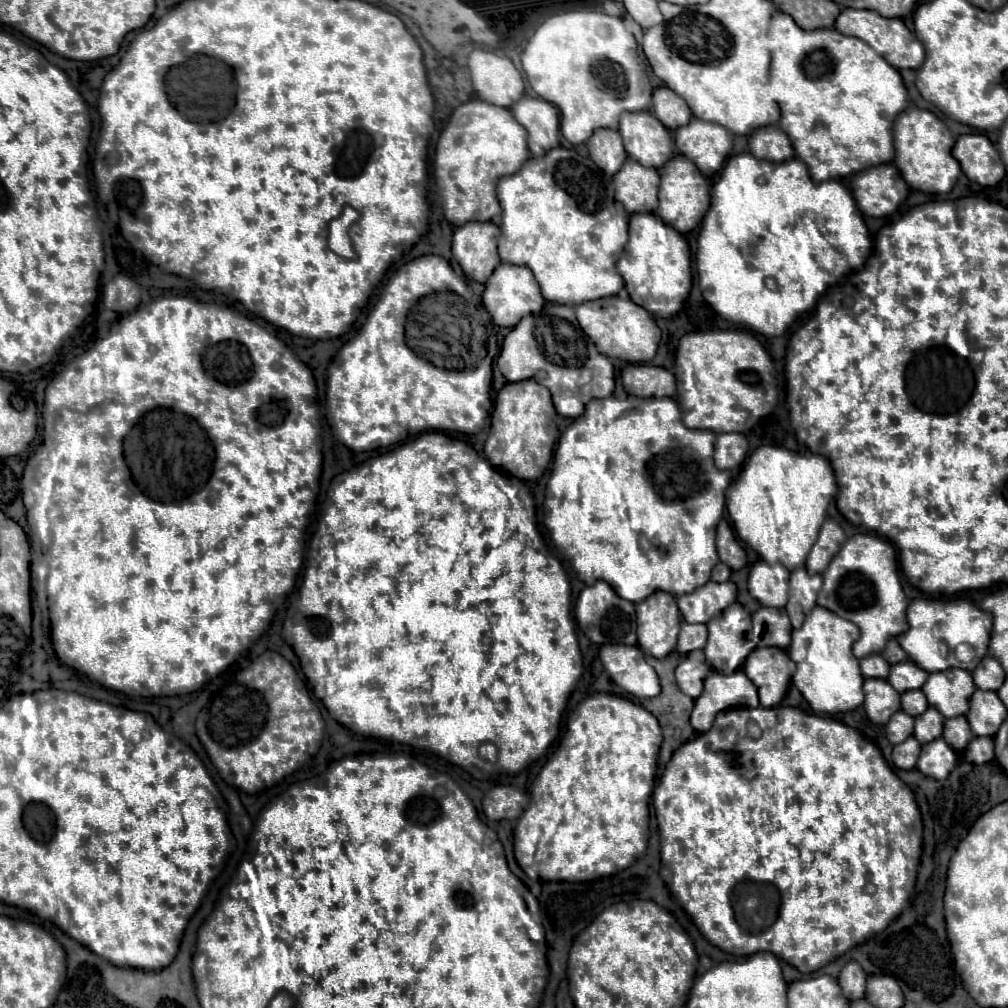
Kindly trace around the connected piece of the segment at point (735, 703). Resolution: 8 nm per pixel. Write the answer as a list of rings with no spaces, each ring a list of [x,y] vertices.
[[[737,670],[731,676],[721,672],[711,672],[705,680],[703,694],[695,700],[695,708],[691,714],[691,726],[697,732],[707,732],[717,716],[717,712],[727,708],[741,708],[741,706],[759,706],[757,686],[749,682],[745,672]]]

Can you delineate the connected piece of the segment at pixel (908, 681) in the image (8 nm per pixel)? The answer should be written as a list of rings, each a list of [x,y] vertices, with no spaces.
[[[907,660],[907,662],[899,662],[899,664],[891,666],[891,674],[889,674],[887,682],[899,694],[903,694],[905,690],[919,690],[925,684],[927,676],[929,676],[929,672],[921,670],[915,662]]]

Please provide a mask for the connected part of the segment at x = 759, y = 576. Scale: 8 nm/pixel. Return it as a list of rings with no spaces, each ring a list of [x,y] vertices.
[[[757,562],[751,572],[749,572],[749,594],[759,600],[763,606],[773,606],[773,608],[785,608],[787,604],[787,598],[789,598],[789,570],[781,564],[767,564],[767,562]]]

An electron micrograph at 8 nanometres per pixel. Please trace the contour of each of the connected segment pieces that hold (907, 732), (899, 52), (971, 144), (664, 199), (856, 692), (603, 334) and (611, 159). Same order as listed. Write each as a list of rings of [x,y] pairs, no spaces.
[[[899,710],[897,714],[893,714],[893,718],[887,722],[885,732],[887,732],[887,740],[891,744],[901,744],[905,738],[909,738],[913,734],[913,716],[905,714],[903,710]]]
[[[845,8],[837,20],[835,20],[835,28],[845,34],[845,36],[855,36],[865,40],[871,48],[875,48],[891,66],[895,68],[913,68],[917,70],[921,66],[921,62],[925,60],[925,48],[921,46],[921,42],[917,40],[917,36],[913,36],[909,32],[909,28],[903,24],[901,18],[883,18],[881,14],[873,12],[873,10],[855,10],[855,8]]]
[[[983,134],[959,136],[953,156],[959,160],[965,176],[981,186],[997,186],[1005,176],[1005,164],[999,152]]]
[[[677,154],[675,158],[671,158],[671,162],[667,162],[661,174],[657,216],[665,224],[673,226],[677,232],[687,234],[701,222],[705,210],[709,210],[709,182],[699,174],[699,170],[685,156]]]
[[[821,606],[813,608],[799,630],[793,630],[793,640],[789,646],[789,656],[797,664],[793,684],[799,688],[813,712],[839,714],[855,710],[859,704],[863,704],[863,676],[859,670],[859,660],[851,650],[859,634],[861,632],[857,626],[853,626],[853,622]]]
[[[619,296],[599,298],[593,302],[583,302],[575,306],[577,322],[589,338],[593,338],[597,350],[609,358],[625,360],[625,362],[649,362],[653,360],[659,342],[661,342],[661,330],[655,324],[653,316],[643,308],[637,306],[631,300],[623,300]]]
[[[609,128],[597,130],[587,142],[587,148],[593,162],[597,162],[597,166],[601,166],[601,170],[605,170],[605,174],[611,174],[611,176],[617,170],[621,170],[627,158],[627,152],[623,148],[623,142],[617,130],[609,130]]]

